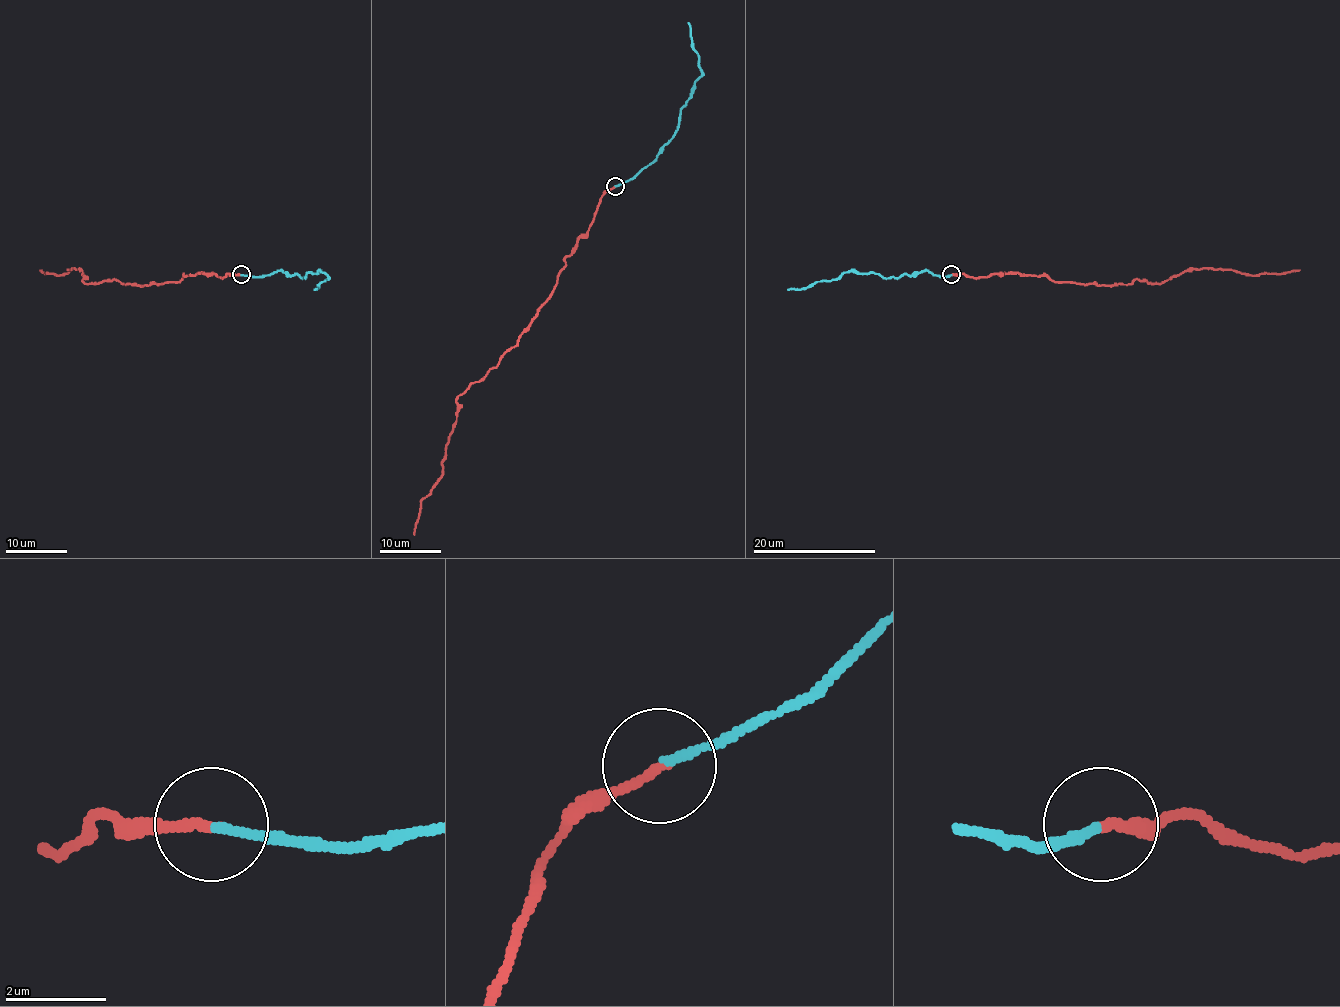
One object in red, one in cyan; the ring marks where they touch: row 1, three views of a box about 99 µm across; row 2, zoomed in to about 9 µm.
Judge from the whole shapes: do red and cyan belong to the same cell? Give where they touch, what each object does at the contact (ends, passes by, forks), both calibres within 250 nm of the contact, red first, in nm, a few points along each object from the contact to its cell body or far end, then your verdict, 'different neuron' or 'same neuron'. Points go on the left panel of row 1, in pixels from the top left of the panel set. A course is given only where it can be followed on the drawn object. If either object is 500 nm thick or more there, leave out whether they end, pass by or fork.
at (241, 274); red ends there; cyan ends there; 190 nm thick on the red side, 160 nm on the other; red runs (240, 274), (193, 274), (179, 282), (123, 285), (114, 279), (85, 283), (76, 268), (62, 275), (39, 269); cyan runs (240, 274), (259, 277), (279, 271), (305, 279), (308, 272), (323, 272), (328, 277), (314, 289); same neuron

